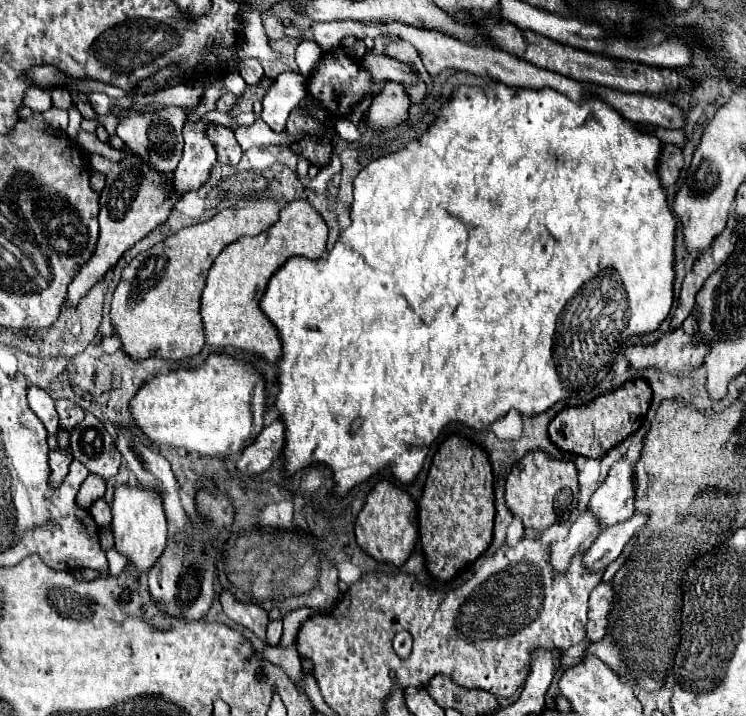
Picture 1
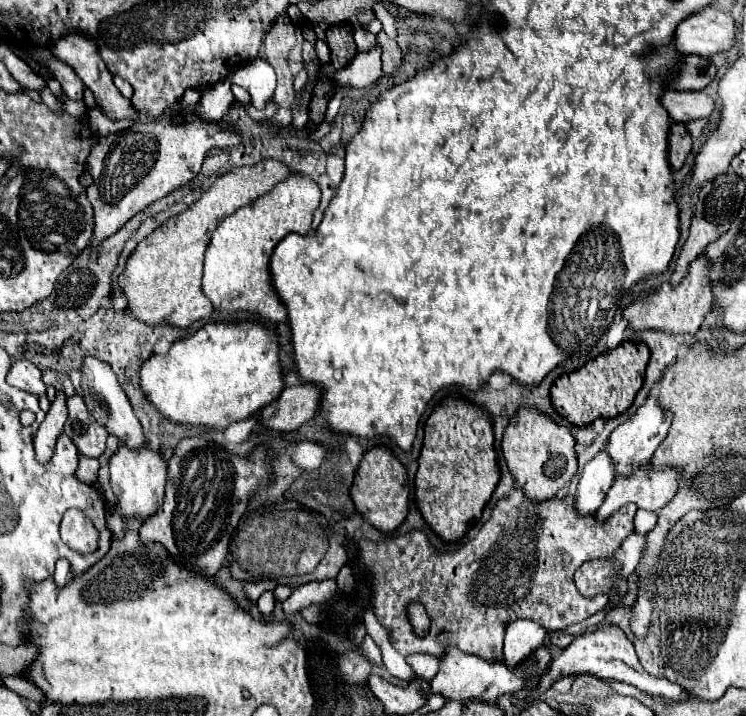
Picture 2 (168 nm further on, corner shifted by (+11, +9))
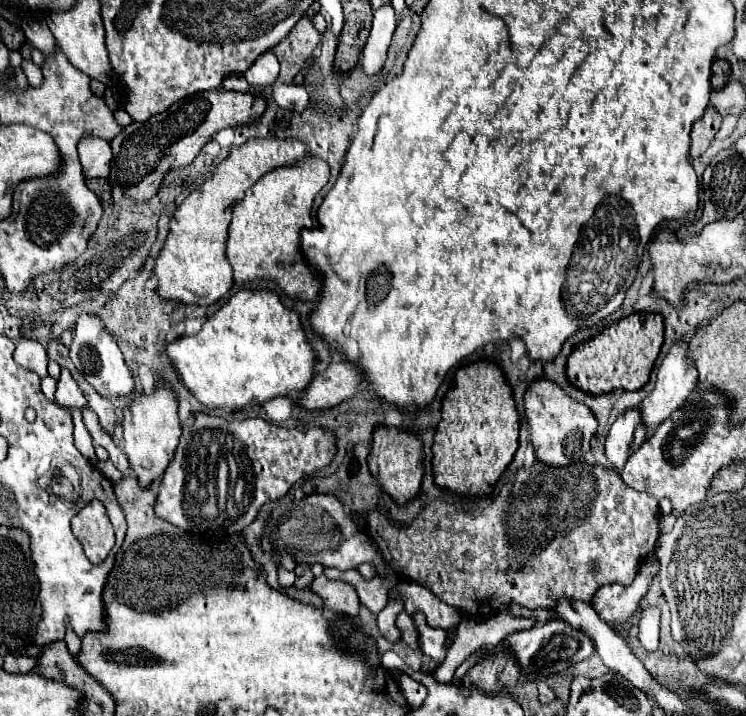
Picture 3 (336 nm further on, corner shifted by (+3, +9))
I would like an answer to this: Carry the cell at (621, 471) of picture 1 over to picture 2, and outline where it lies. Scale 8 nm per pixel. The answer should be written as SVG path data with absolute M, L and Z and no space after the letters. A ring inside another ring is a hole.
M647 398L647 402L637 410L637 414L633 414L629 420L625 420L623 424L619 424L611 432L609 442L605 446L607 456L611 456L615 478L617 476L631 476L633 470L637 470L641 464L647 464L651 460L653 452L657 450L657 446L667 436L669 424L671 424L671 414L663 412L659 408L659 404L657 404L655 398Z

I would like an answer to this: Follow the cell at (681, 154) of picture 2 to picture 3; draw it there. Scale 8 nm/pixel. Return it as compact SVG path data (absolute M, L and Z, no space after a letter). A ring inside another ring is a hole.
M709 106L705 110L703 118L693 124L693 130L691 130L691 158L701 156L709 148L709 144L715 138L719 126L721 126L721 114L715 108Z

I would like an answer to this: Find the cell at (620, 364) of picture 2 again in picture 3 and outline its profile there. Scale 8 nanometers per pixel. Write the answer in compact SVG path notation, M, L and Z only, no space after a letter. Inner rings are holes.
M635 312L603 328L599 336L579 342L567 360L567 376L575 386L591 394L605 394L617 388L639 390L649 380L653 362L657 360L661 346L663 346L663 316Z

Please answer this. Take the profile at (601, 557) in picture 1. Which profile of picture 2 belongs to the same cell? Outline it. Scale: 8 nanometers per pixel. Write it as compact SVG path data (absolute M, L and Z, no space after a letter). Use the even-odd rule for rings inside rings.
M641 466L631 478L617 478L613 482L601 508L595 514L595 520L605 522L625 504L637 504L637 508L657 512L677 492L677 480L679 474L671 468L649 474L647 466Z

